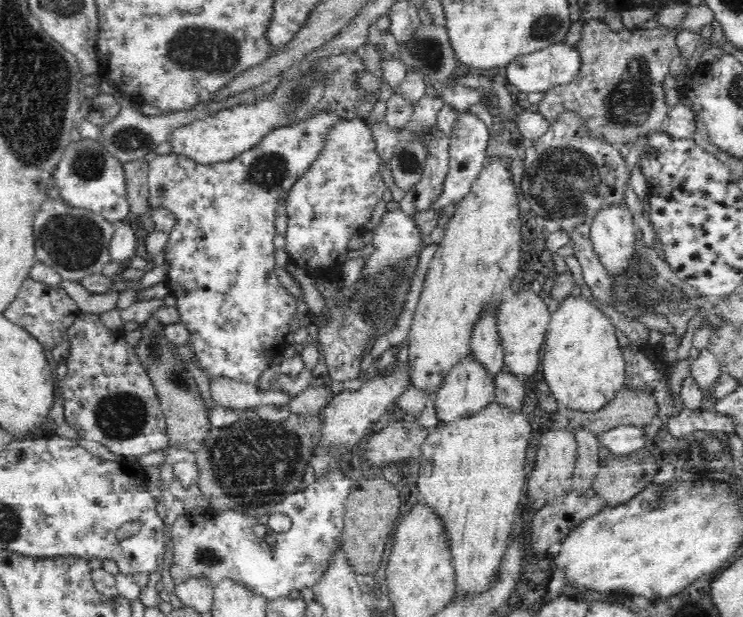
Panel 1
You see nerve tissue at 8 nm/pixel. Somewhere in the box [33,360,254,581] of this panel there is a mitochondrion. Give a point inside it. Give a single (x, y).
(119, 415)

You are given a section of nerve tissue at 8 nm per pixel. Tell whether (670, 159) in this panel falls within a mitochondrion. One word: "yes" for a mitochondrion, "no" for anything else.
no

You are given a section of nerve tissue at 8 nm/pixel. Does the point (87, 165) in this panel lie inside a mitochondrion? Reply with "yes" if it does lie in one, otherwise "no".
yes

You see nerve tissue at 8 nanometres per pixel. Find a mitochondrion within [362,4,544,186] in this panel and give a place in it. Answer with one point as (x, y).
(427, 52)

